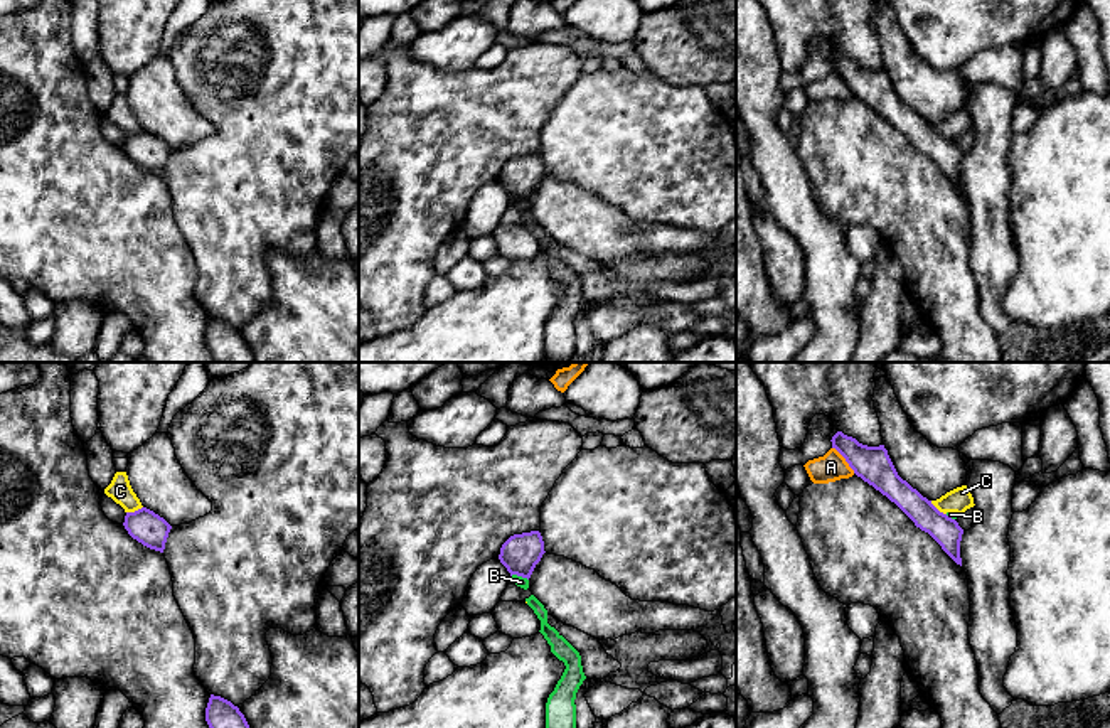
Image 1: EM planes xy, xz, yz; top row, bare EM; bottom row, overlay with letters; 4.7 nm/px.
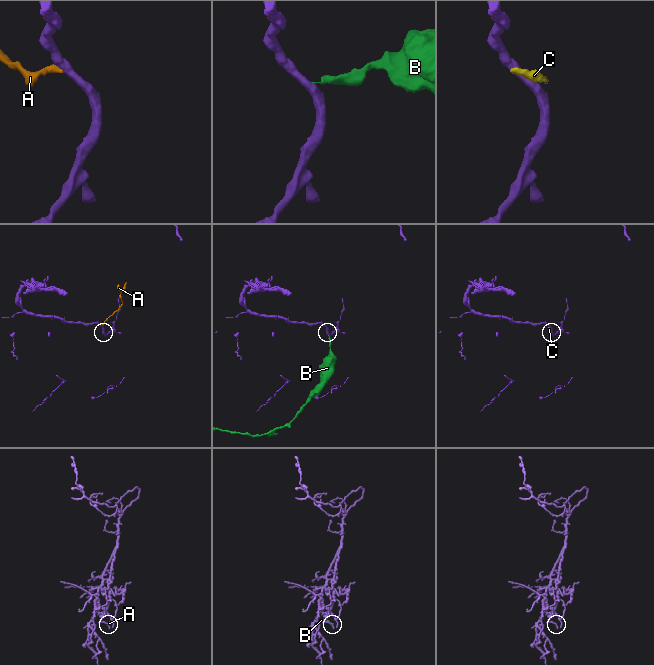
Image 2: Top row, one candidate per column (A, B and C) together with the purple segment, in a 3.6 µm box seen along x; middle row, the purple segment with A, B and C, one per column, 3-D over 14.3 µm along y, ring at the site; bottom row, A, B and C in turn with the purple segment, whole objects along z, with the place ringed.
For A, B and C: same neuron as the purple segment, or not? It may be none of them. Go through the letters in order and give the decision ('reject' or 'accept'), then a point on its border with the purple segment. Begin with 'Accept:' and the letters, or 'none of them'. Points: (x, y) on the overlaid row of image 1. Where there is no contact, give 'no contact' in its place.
Accept: none of them
A: reject; contact yz (846, 460)
B: reject; contact xz (519, 575)
C: reject; contact yz (937, 509)

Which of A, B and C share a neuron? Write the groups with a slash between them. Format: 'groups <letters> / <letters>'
groups A B C

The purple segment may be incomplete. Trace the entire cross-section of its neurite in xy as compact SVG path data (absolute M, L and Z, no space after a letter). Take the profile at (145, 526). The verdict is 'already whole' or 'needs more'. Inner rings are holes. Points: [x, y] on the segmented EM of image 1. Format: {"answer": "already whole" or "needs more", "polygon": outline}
{"answer": "already whole", "polygon": "M147 507L126 512L123 526L133 539L160 553L163 553L172 529L163 517Z"}

